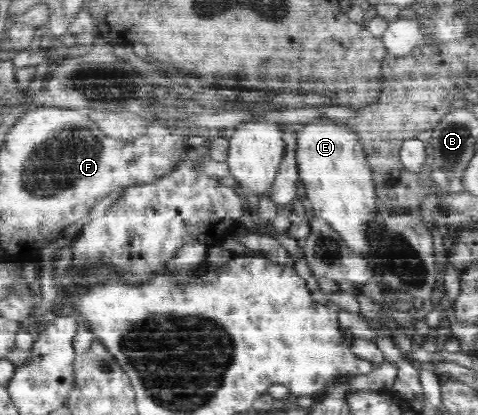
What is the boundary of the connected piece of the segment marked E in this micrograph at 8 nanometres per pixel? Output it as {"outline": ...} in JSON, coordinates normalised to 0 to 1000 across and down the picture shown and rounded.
{"outline":[[[642,294],[621,313],[619,383],[626,434],[640,453],[640,475],[651,487],[659,523],[674,525],[720,573],[730,600],[768,622],[774,593],[768,549],[793,523],[795,511],[778,410],[764,378],[747,320],[713,294]]]}

